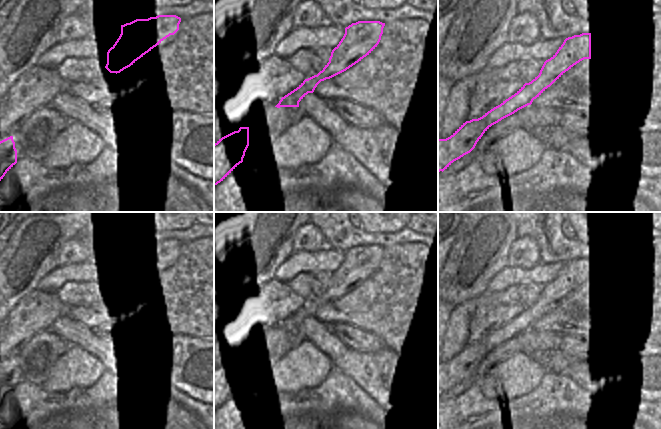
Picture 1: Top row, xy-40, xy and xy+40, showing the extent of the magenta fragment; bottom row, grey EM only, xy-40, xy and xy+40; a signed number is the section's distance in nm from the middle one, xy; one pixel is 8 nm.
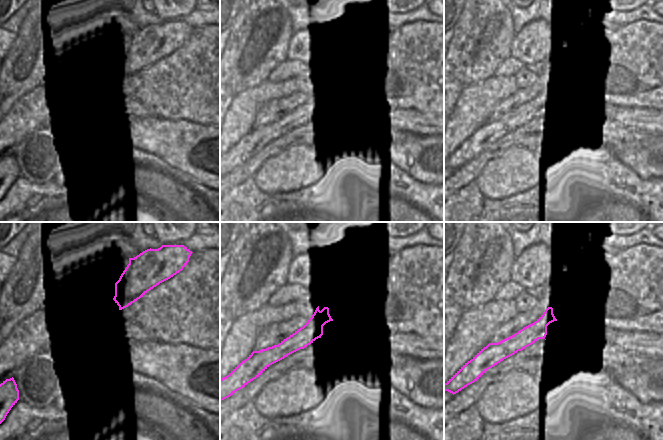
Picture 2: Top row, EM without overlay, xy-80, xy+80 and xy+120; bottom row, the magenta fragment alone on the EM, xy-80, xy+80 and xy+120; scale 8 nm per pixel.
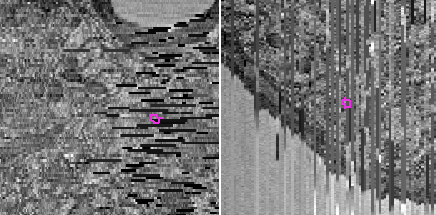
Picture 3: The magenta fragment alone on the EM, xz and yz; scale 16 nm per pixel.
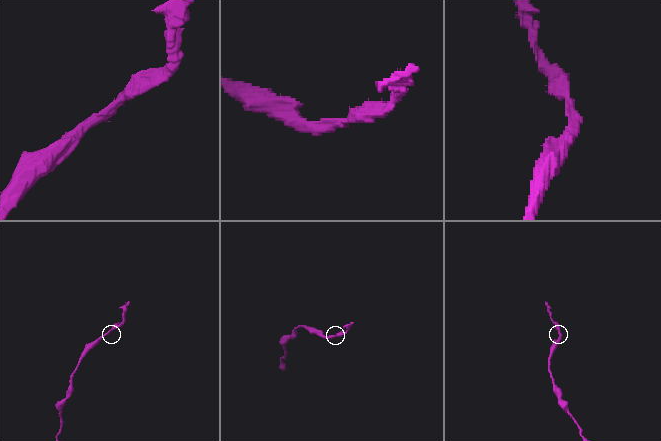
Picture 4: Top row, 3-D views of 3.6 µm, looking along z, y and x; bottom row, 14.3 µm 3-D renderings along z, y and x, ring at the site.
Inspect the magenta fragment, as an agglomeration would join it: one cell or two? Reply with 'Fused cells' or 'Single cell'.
Single cell.

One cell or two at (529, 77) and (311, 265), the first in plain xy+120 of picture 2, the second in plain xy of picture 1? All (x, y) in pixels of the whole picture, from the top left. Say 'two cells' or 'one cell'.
two cells

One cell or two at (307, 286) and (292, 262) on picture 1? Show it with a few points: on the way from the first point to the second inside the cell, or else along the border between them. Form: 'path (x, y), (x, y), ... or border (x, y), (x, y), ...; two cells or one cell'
border (323, 270), (300, 273), (286, 284); two cells

